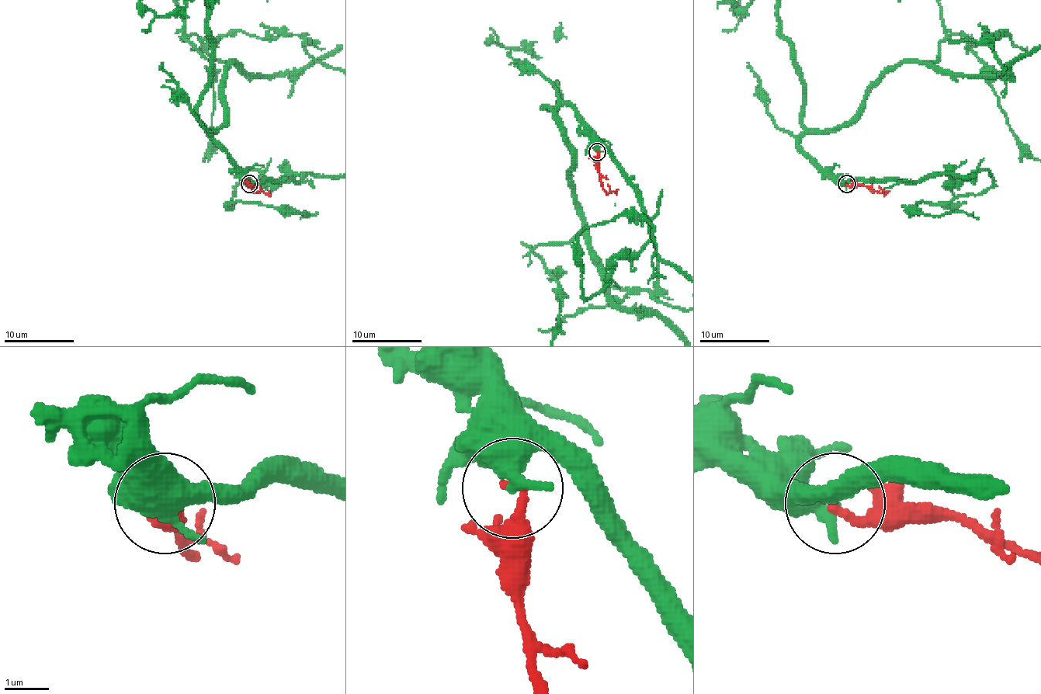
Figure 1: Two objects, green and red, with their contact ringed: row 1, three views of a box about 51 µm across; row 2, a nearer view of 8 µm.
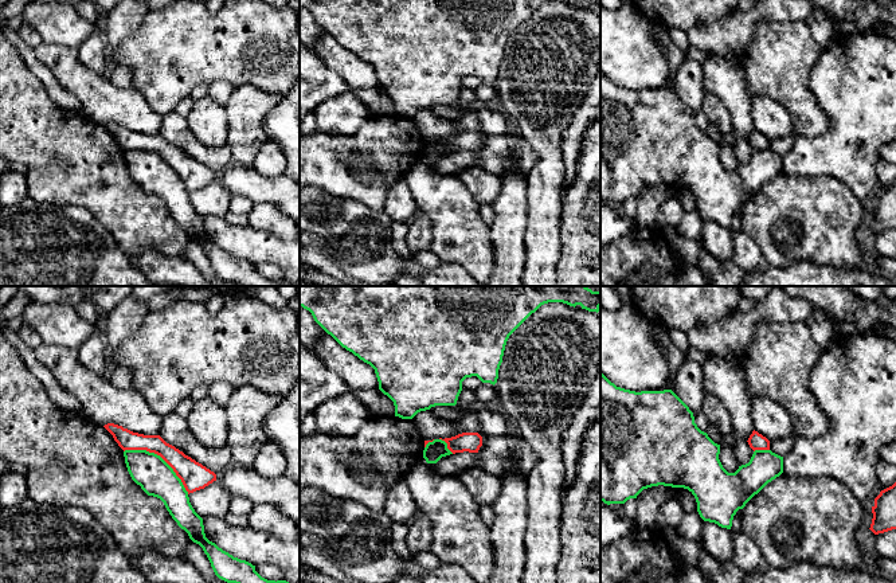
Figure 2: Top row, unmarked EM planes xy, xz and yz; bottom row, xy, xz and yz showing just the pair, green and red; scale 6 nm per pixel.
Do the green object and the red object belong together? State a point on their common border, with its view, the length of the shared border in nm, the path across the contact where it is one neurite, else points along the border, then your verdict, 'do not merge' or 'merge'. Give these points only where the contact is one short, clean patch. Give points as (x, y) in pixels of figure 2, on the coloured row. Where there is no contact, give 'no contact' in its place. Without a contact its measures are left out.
contact xy (160, 457); length 460 nm; border xy (124, 450), (156, 453), (172, 469), (188, 493); do not merge

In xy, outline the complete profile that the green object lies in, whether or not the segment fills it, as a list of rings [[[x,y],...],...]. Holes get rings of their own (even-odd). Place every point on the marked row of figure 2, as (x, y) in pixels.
[[[125,450],[124,457],[132,480],[148,496],[157,497],[164,502],[177,525],[203,548],[219,579],[227,583],[289,583],[262,578],[255,571],[255,566],[234,557],[210,541],[204,533],[203,519],[192,508],[181,480],[160,455],[146,450]]]

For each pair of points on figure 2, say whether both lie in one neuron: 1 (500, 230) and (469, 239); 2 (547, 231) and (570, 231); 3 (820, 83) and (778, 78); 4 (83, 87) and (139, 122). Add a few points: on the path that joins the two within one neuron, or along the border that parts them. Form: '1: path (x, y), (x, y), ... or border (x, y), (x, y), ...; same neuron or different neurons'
1: border (489, 226), (495, 263); different neurons
2: border (562, 200), (560, 258), (556, 262); different neurons
3: border (821, 53), (810, 74), (810, 92), (824, 110); different neurons
4: path (97, 94), (105, 102), (120, 105), (125, 109); same neuron

